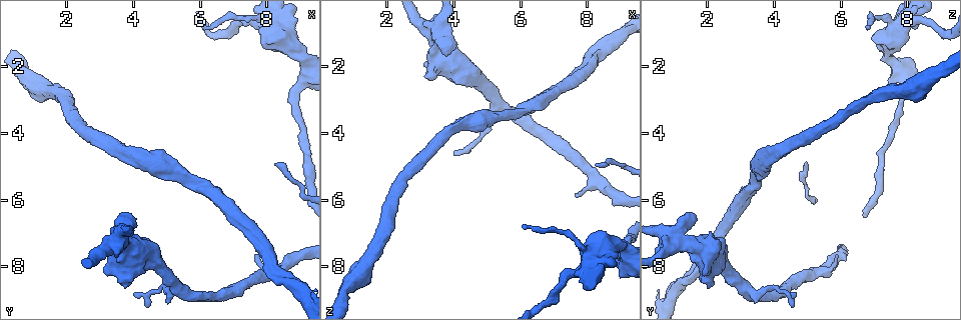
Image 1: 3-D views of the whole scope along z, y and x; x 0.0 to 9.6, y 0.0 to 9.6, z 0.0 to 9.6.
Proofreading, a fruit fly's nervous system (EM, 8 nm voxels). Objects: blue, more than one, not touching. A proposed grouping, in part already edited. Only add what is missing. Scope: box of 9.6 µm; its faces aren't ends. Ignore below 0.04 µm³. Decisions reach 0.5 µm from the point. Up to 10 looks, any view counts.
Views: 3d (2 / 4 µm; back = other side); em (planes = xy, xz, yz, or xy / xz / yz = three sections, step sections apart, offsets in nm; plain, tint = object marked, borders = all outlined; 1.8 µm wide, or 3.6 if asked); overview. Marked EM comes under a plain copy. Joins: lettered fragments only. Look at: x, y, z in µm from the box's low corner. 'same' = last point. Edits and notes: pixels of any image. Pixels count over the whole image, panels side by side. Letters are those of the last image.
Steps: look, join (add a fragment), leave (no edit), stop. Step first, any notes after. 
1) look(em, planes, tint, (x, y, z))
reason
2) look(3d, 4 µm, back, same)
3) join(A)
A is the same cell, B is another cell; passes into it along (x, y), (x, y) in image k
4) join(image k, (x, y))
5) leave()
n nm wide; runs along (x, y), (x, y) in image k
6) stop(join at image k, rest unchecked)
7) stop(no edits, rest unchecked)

look(3d, 4 µm, back, (9.00, 2.35, 8.35))
thick end

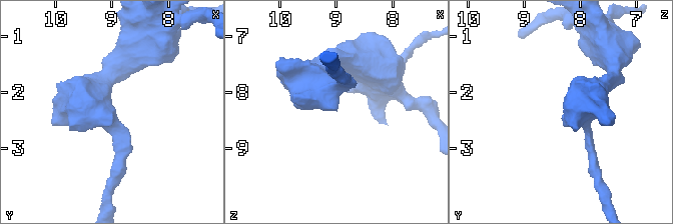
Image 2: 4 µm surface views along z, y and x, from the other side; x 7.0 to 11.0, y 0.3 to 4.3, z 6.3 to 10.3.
look(em, planes, borders, (9.00, 2.45, 8.35))
shape alone is not enough

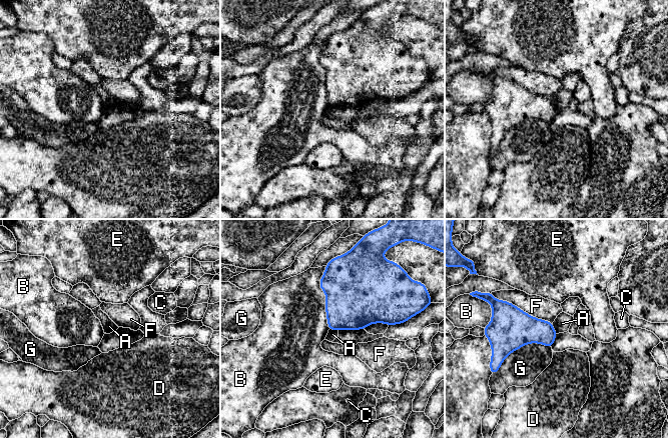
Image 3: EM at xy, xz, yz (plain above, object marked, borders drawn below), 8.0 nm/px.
leave()
B touches over 500 nm; A, B, C, D, E, F and G are other cells; no lettered fragment goes on from it

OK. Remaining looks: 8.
look(3d, 4 µm, (6.05, 0.80, 6.85))
branch stops here

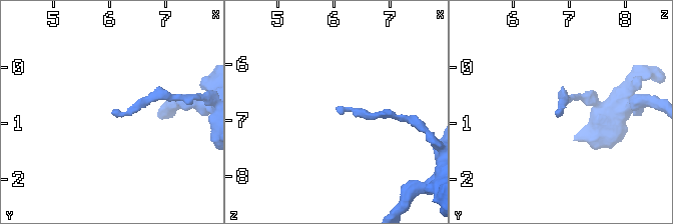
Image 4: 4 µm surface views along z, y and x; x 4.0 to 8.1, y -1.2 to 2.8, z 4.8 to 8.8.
look(em, yz, step 4, borders, (6.15, 0.75, 6.85))
now the EM

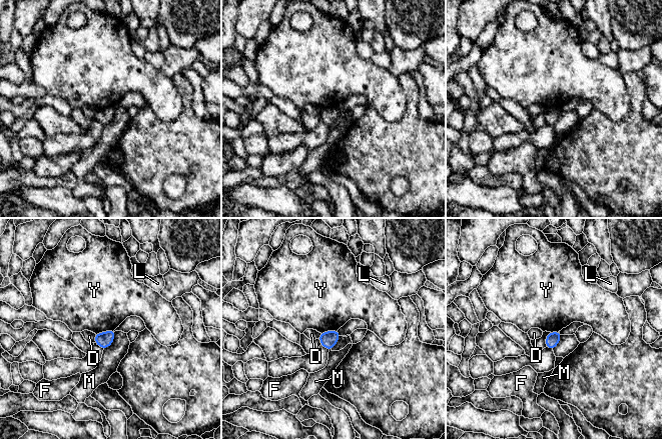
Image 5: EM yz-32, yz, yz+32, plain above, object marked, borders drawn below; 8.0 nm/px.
leave()
D, F, L, M and Y are other cells; border along (113, 329), (95, 334) in image 5; no lettered fragment goes on from it

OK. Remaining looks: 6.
look(em, 3.6 µm, yz, step 4, tint, (3.50, 7.40, 1.20))
abrupt turn

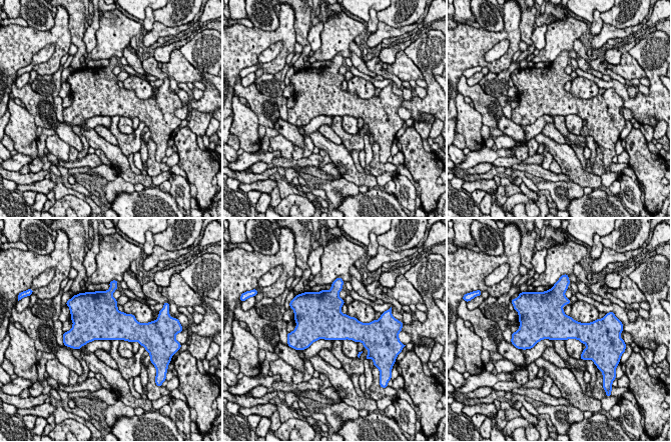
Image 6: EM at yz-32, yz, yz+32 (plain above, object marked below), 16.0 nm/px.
look(em, 3.6 µm, planes, borders, same)

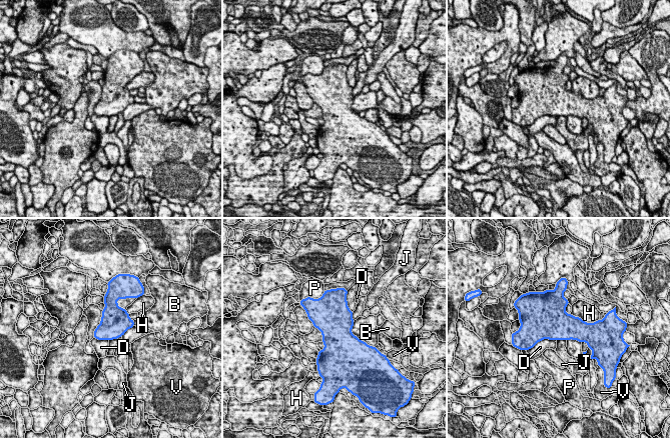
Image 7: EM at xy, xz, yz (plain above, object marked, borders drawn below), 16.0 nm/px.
leave()
D touches over 460 nm; B, D, H, J, P and V are other cells; no lettered fragment goes on from it

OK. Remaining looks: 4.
look(3d, 2 µm, (4.05, 8.85, 4.60))
free end

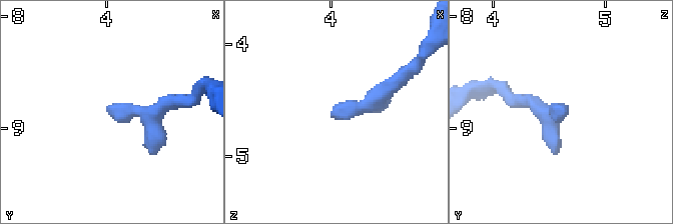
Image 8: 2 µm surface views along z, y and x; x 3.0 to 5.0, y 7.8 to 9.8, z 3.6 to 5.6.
look(em, planes, tint, (4.00, 8.86, 4.62))
now the EM

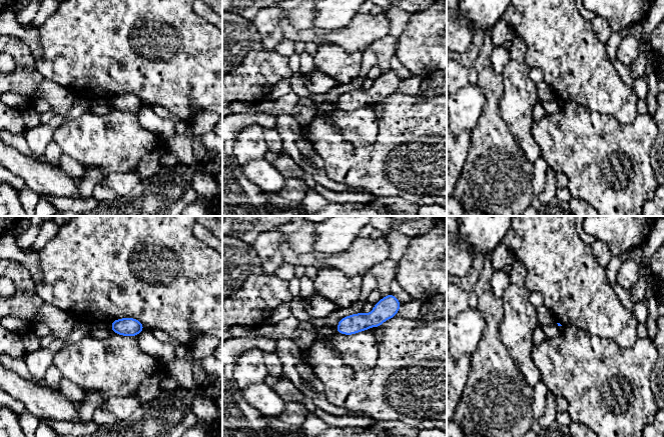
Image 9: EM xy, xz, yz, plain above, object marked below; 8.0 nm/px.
look(em, planes, borders, same)

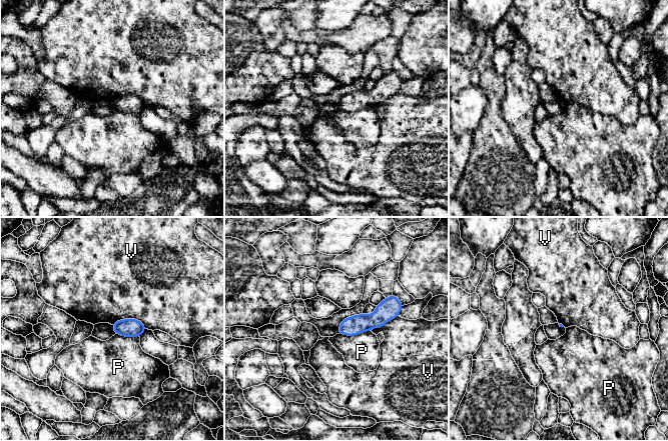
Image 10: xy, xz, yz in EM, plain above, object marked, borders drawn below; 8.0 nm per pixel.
leave()
P and V are other cells; runs along (393, 308), (377, 320), (341, 331) in image 10; no lettered fragment goes on from it

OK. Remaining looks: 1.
stop(no edits, rest unchecked)

